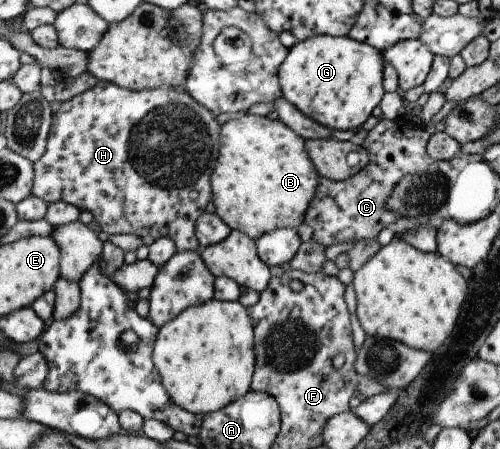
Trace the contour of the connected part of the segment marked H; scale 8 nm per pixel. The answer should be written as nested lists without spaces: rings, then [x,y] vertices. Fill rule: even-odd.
[[[98,79],[92,88],[70,98],[70,100],[66,100],[66,102],[62,102],[58,110],[51,116],[50,132],[47,133],[44,153],[33,164],[30,195],[44,200],[47,204],[63,201],[65,204],[74,206],[79,211],[89,212],[93,215],[93,220],[96,221],[100,230],[108,236],[138,236],[142,240],[142,245],[146,247],[152,244],[154,240],[166,236],[166,238],[172,240],[176,251],[198,251],[198,244],[196,244],[196,236],[194,234],[194,220],[204,212],[206,204],[211,202],[209,177],[212,170],[214,170],[214,166],[216,166],[216,158],[218,158],[218,130],[220,130],[220,126],[216,124],[214,119],[212,114],[206,111],[206,108],[197,104],[188,94],[185,94],[182,87],[130,91]]]

